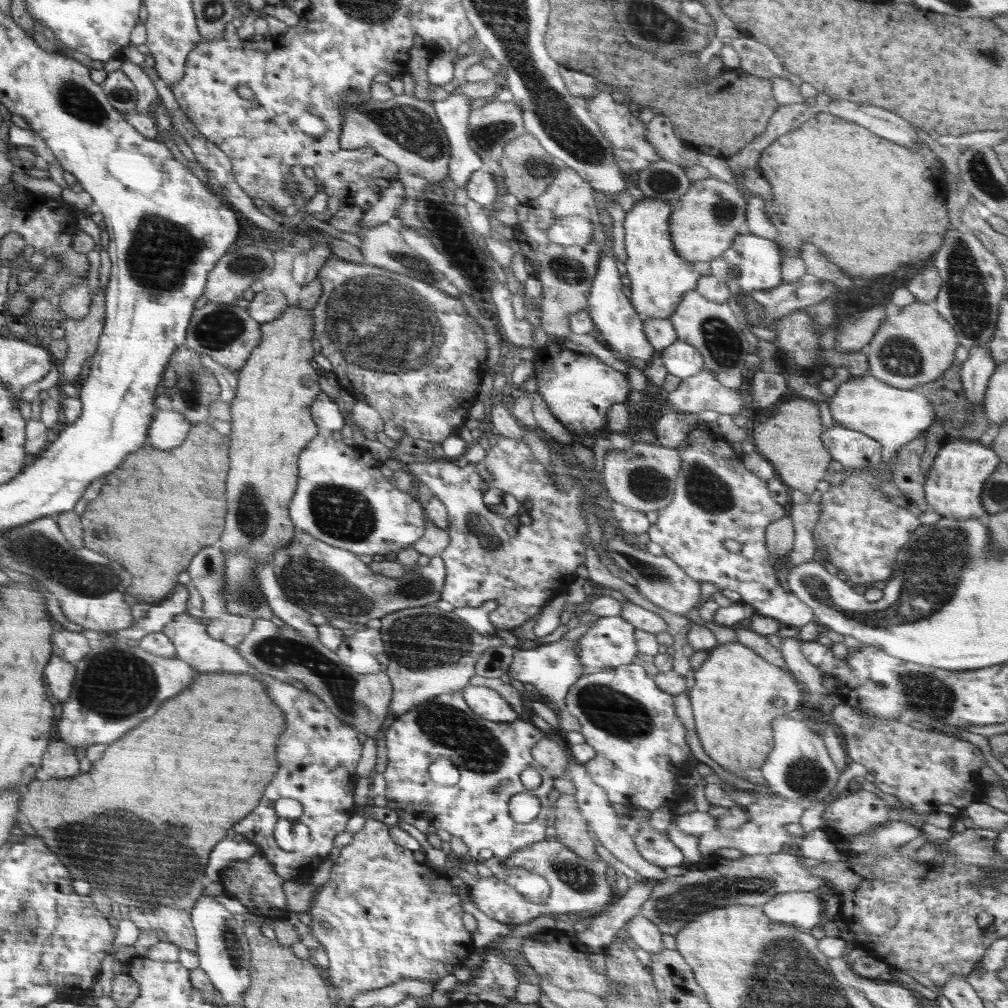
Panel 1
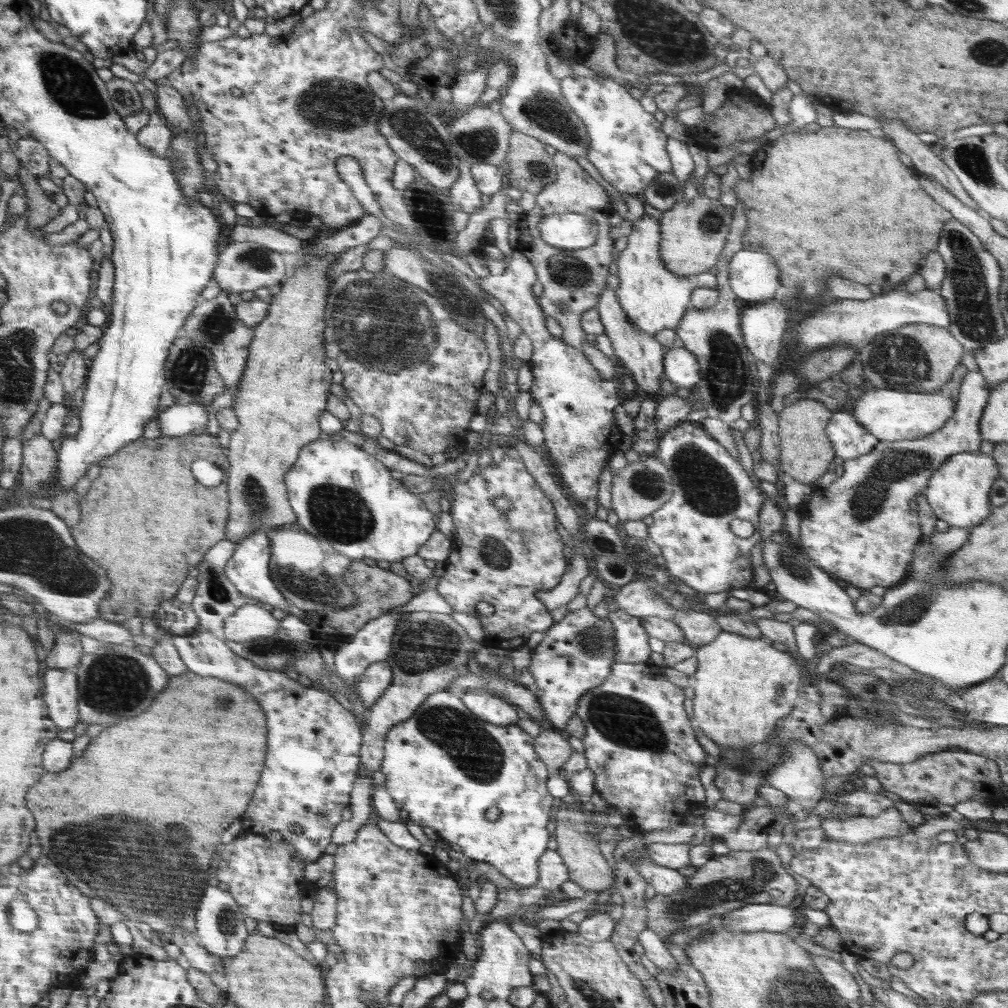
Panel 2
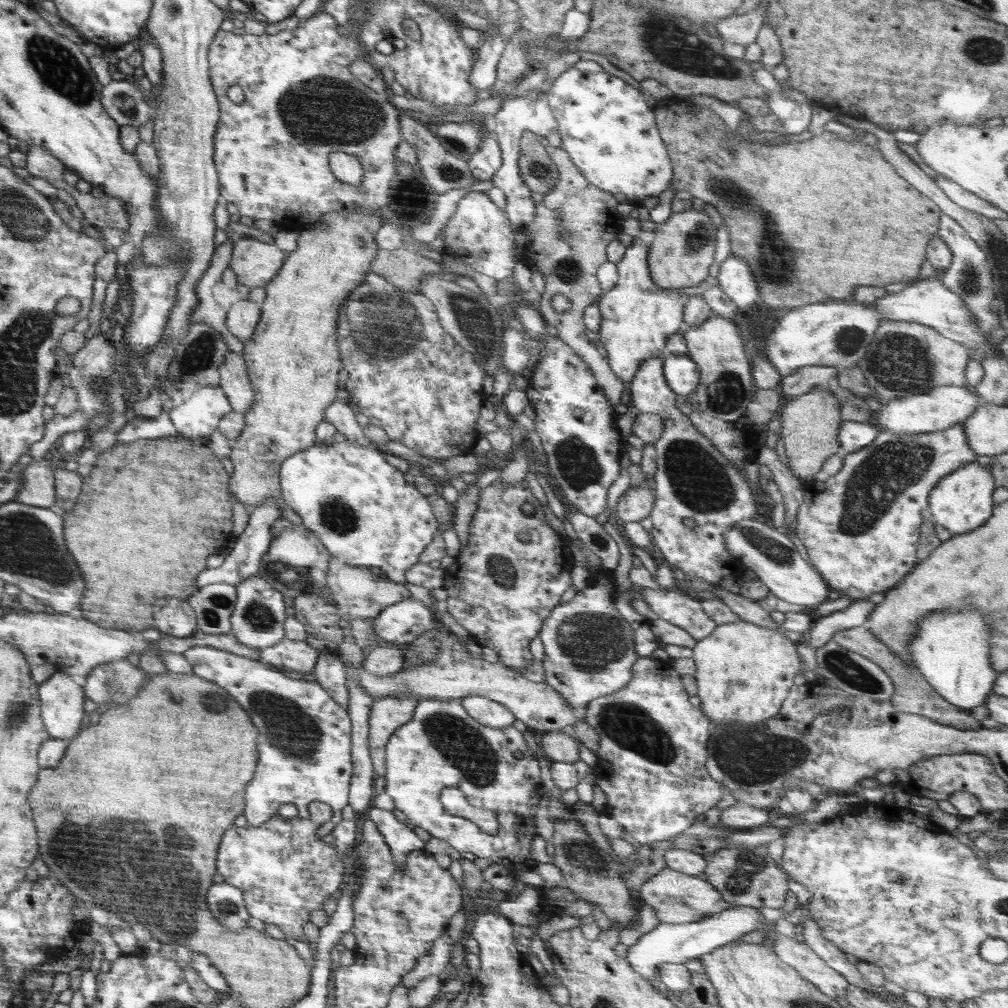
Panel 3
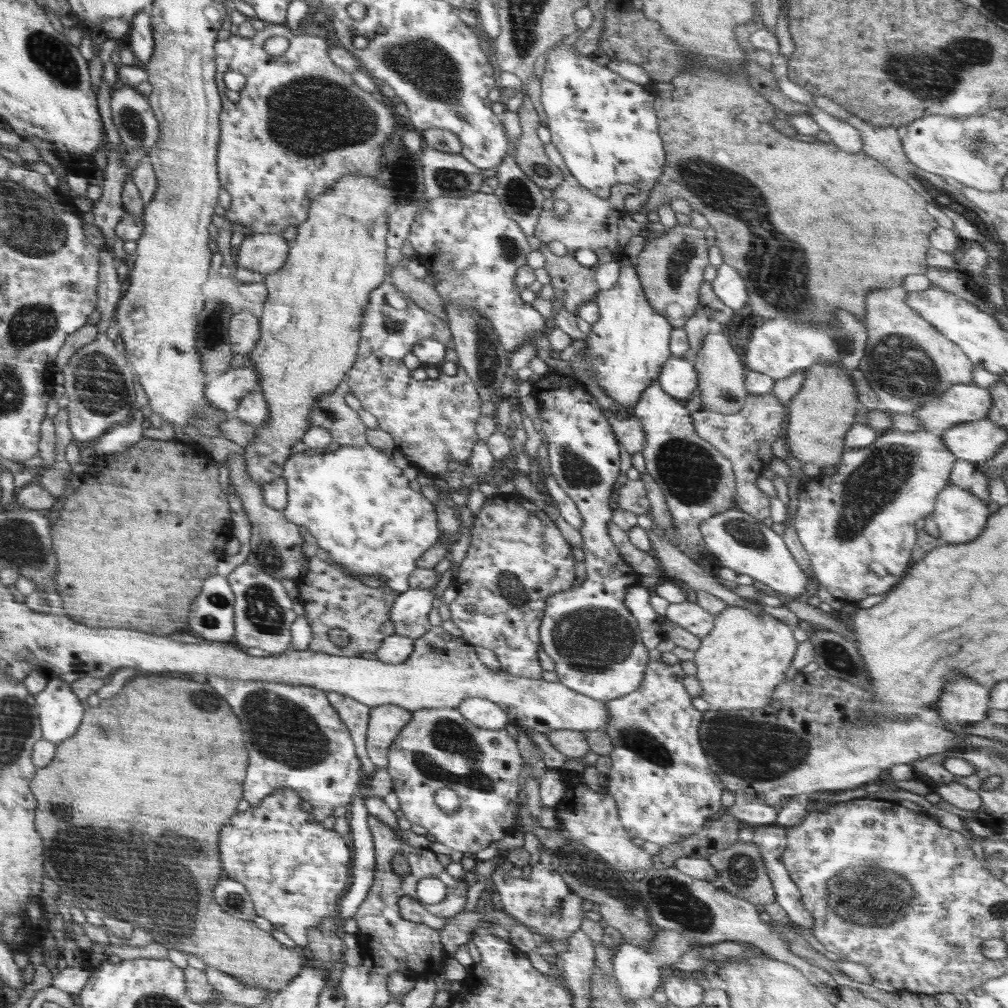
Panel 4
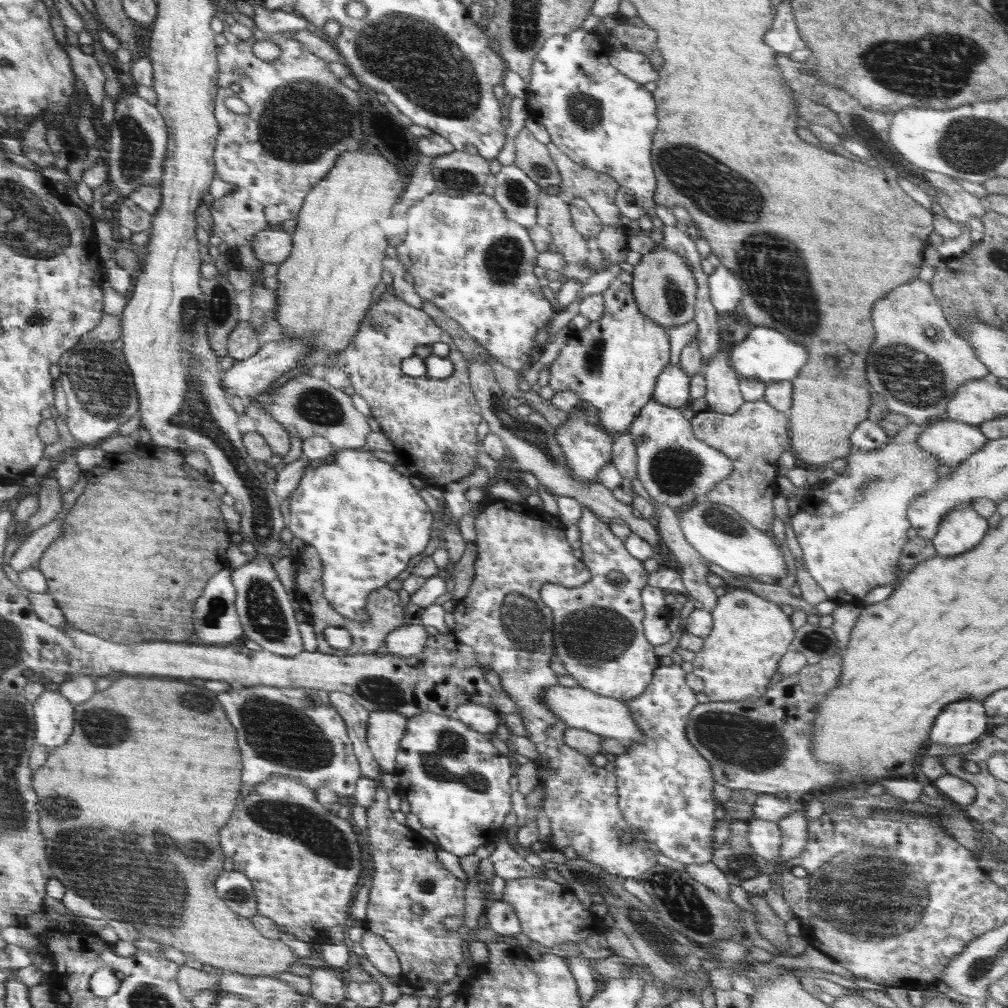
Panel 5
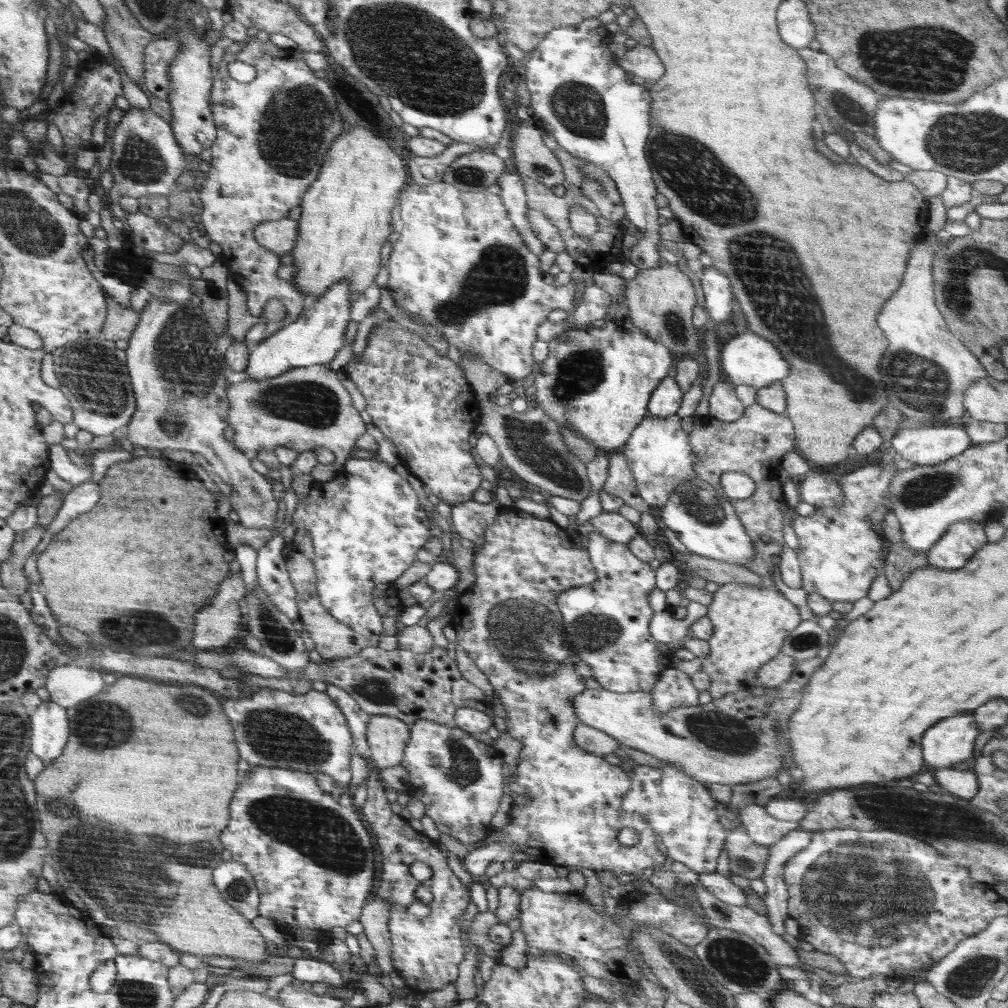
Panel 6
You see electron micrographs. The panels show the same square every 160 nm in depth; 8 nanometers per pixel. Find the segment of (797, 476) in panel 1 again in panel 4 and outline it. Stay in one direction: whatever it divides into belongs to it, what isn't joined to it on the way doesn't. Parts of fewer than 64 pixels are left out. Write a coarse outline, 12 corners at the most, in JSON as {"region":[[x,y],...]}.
{"region":[[804,369],[786,406],[789,456],[825,471],[862,408],[848,371]]}

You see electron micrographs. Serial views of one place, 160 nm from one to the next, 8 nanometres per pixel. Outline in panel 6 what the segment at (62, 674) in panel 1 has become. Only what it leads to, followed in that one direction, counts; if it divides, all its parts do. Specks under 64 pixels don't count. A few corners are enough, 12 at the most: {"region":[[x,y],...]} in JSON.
{"region":[[42,701],[32,716],[33,754],[50,764],[69,742],[66,707]]}

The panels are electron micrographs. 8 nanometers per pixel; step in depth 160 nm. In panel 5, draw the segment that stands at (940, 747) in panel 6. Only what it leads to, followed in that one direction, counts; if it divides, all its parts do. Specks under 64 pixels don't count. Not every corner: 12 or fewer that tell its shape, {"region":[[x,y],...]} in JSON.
{"region":[[958,700],[936,716],[931,744],[970,744],[984,734],[980,700]]}

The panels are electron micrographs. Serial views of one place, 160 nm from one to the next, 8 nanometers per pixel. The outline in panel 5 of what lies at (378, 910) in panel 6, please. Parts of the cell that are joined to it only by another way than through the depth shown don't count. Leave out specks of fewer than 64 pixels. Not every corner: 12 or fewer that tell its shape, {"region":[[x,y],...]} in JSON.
{"region":[[366,931],[359,944],[391,982],[403,982],[400,958],[384,937]]}

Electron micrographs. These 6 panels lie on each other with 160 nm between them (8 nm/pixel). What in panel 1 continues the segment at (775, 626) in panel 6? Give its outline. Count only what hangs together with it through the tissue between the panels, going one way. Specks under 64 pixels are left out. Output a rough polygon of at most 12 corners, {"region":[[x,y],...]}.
{"region":[[708,650],[687,690],[704,752],[746,779],[804,705],[786,668]]}

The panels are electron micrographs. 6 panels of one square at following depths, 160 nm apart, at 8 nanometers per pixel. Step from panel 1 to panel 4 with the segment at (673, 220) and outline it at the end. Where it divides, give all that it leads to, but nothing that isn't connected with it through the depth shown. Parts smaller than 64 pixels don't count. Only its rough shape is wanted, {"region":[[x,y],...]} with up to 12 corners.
{"region":[[678,223],[634,258],[673,328],[700,307],[704,231]]}

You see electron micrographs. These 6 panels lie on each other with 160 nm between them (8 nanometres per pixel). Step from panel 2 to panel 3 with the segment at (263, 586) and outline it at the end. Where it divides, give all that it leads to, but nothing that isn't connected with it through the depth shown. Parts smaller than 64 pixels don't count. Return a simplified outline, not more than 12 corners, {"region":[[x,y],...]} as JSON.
{"region":[[264,501],[251,511],[223,564],[202,571],[198,590],[217,583],[234,587],[259,575],[269,551],[270,528],[280,507]]}

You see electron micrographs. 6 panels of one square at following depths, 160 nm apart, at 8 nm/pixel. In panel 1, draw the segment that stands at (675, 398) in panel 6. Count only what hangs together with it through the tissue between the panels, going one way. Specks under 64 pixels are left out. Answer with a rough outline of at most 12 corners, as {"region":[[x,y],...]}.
{"region":[[678,338],[663,350],[667,372],[682,380],[704,368],[700,351]]}

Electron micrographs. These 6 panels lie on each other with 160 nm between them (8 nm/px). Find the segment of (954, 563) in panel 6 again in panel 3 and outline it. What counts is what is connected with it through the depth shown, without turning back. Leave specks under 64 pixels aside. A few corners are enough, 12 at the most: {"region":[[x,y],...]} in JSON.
{"region":[[973,461],[930,492],[932,519],[953,535],[992,516],[991,470]]}

